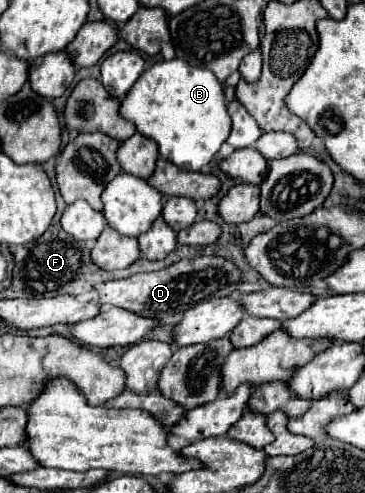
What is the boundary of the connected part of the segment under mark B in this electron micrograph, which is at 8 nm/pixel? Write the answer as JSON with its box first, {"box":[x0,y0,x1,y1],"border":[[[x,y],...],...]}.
{"box":[121,58,231,170],"border":[[[179,58],[157,62],[145,70],[125,96],[121,116],[135,122],[139,134],[155,138],[161,158],[173,162],[181,170],[205,168],[231,132],[231,118],[221,82],[211,70],[189,66]]]}

